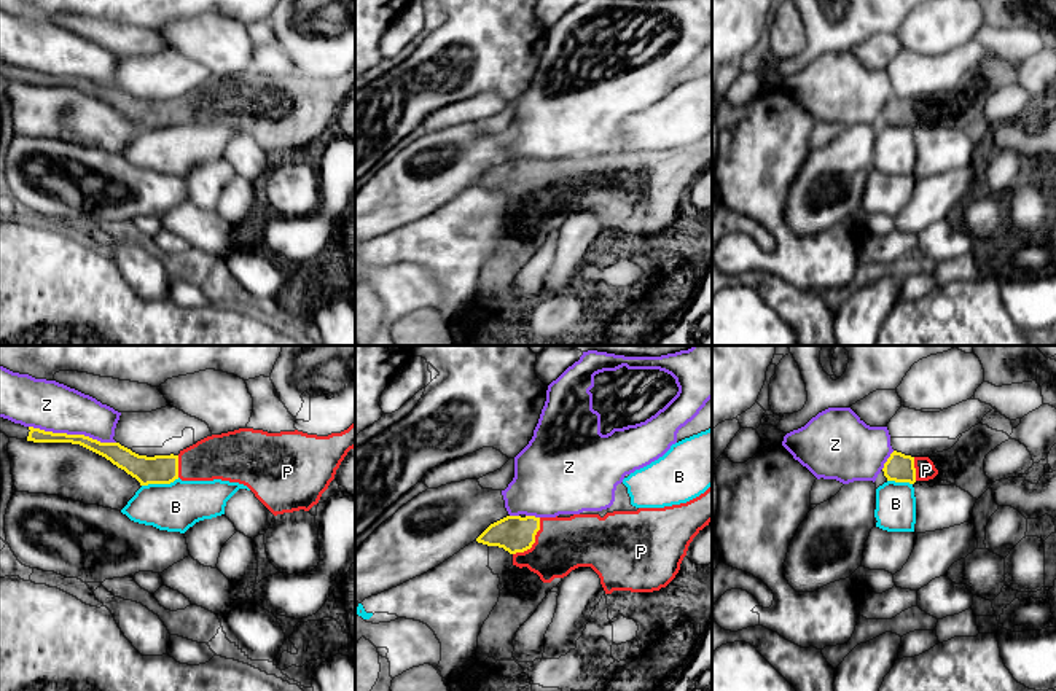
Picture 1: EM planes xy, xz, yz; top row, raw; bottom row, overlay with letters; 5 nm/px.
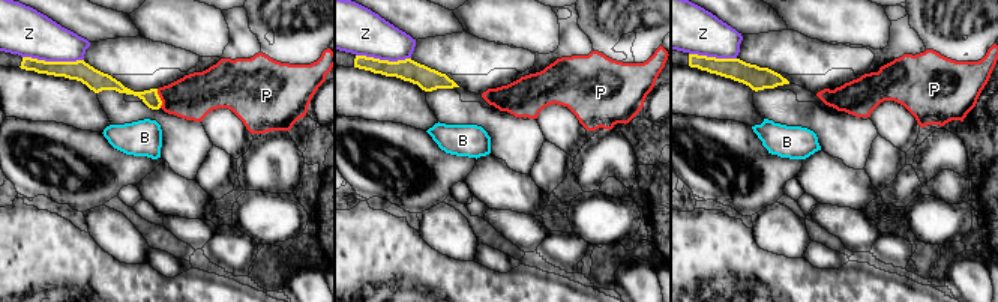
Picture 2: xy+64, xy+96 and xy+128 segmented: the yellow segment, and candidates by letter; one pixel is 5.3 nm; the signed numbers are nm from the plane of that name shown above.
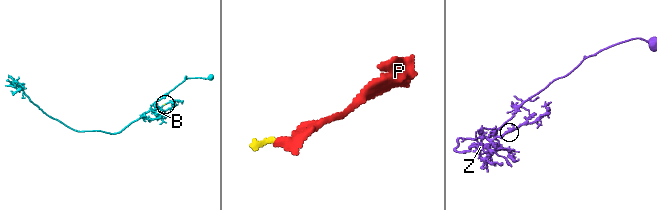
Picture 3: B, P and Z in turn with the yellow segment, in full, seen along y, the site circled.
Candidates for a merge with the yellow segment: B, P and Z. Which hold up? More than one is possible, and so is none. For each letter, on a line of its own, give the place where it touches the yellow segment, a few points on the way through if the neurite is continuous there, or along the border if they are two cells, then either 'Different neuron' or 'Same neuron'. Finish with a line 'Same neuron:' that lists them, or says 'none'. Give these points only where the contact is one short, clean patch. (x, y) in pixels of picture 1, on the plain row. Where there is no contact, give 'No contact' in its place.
B: Touches yellow at xy (160, 126). Boundary: xy (179, 121), (169, 126), (148, 126), (142, 129). Different neuron
P: Touches yellow at xz (534, 185). Path across: xz (515, 177), (534, 185), (561, 188). Same neuron
Z: Touches yellow at xy (72, 78). Different neuron
Same neuron: P

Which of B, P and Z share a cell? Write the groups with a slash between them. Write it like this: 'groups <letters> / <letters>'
groups B / P / Z

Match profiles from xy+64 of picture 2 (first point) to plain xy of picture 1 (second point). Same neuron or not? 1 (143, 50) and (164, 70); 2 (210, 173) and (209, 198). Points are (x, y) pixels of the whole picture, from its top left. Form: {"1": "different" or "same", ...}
{"1": "same", "2": "different"}

